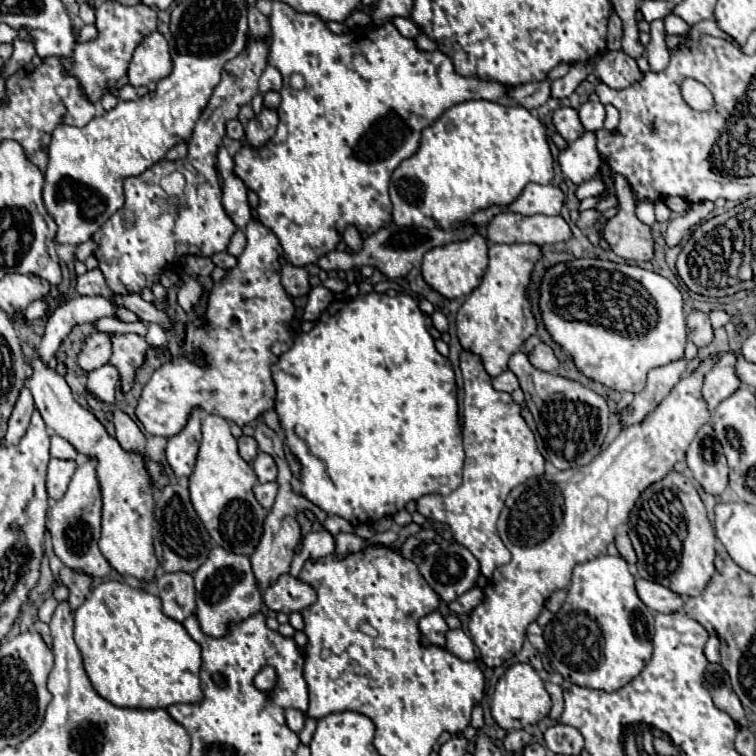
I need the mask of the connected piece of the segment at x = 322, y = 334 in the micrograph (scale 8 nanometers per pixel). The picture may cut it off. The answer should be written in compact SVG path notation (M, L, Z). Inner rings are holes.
M370 293L370 295L358 295L356 299L334 301L320 315L316 327L308 333L298 333L296 339L294 339L294 345L284 355L280 355L280 361L272 367L272 377L274 377L274 383L278 387L276 411L278 411L281 429L286 438L285 442L298 461L302 463L302 479L300 479L302 489L300 491L308 501L318 505L328 515L340 515L340 517L348 519L352 525L360 525L360 523L366 523L366 521L374 523L382 517L390 517L396 511L404 509L408 501L416 501L418 497L428 495L428 493L446 495L460 485L462 465L464 465L464 449L462 449L462 437L460 437L462 429L460 429L459 408L458 401L456 401L455 373L452 371L450 361L436 351L434 339L428 333L428 323L430 323L430 317L426 317L420 311L418 301L408 297L408 295L402 295L402 293L398 293L396 297ZM440 477L446 477L448 483L442 485Z

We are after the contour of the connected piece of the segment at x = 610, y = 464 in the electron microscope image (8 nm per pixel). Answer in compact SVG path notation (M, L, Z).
M710 355L692 373L682 375L682 379L668 393L668 397L664 397L664 401L660 401L660 405L652 413L648 413L642 423L624 427L620 435L592 463L580 469L566 469L554 475L528 479L526 483L512 489L512 493L508 493L504 509L498 517L498 533L508 551L512 553L512 561L496 569L496 573L484 587L486 599L470 613L468 621L470 635L488 667L502 665L506 659L514 657L522 649L522 643L526 639L526 627L536 621L550 593L556 589L566 589L566 585L570 585L572 569L576 563L590 561L600 553L606 553L606 547L614 541L618 525L628 521L628 513L640 493L654 481L660 481L668 471L672 471L676 461L684 459L696 431L702 425L710 423L712 417L702 397L702 379L716 365L716 361L718 357Z

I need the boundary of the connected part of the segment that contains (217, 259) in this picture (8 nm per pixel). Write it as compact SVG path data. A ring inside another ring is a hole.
M224 251L224 253L216 253L216 255L212 255L210 259L214 261L214 265L216 265L216 267L222 267L222 269L224 269L224 267L226 267L226 269L230 269L230 267L234 267L234 265L236 265L236 259L234 259L228 251Z

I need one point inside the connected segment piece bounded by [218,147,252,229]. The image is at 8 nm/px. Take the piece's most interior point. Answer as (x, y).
(234, 200)

